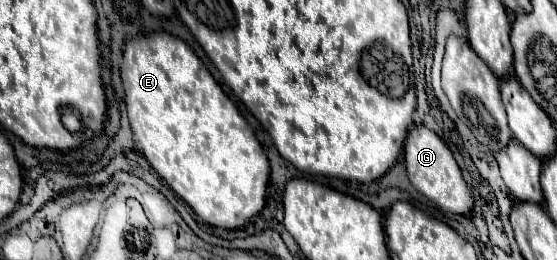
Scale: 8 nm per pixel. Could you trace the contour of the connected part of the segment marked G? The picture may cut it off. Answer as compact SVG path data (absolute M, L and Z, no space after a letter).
M412 125L404 143L404 159L414 189L418 189L426 199L436 203L444 211L456 215L470 215L474 207L474 193L466 185L452 151L444 145L444 141L434 131L430 131L426 125Z

